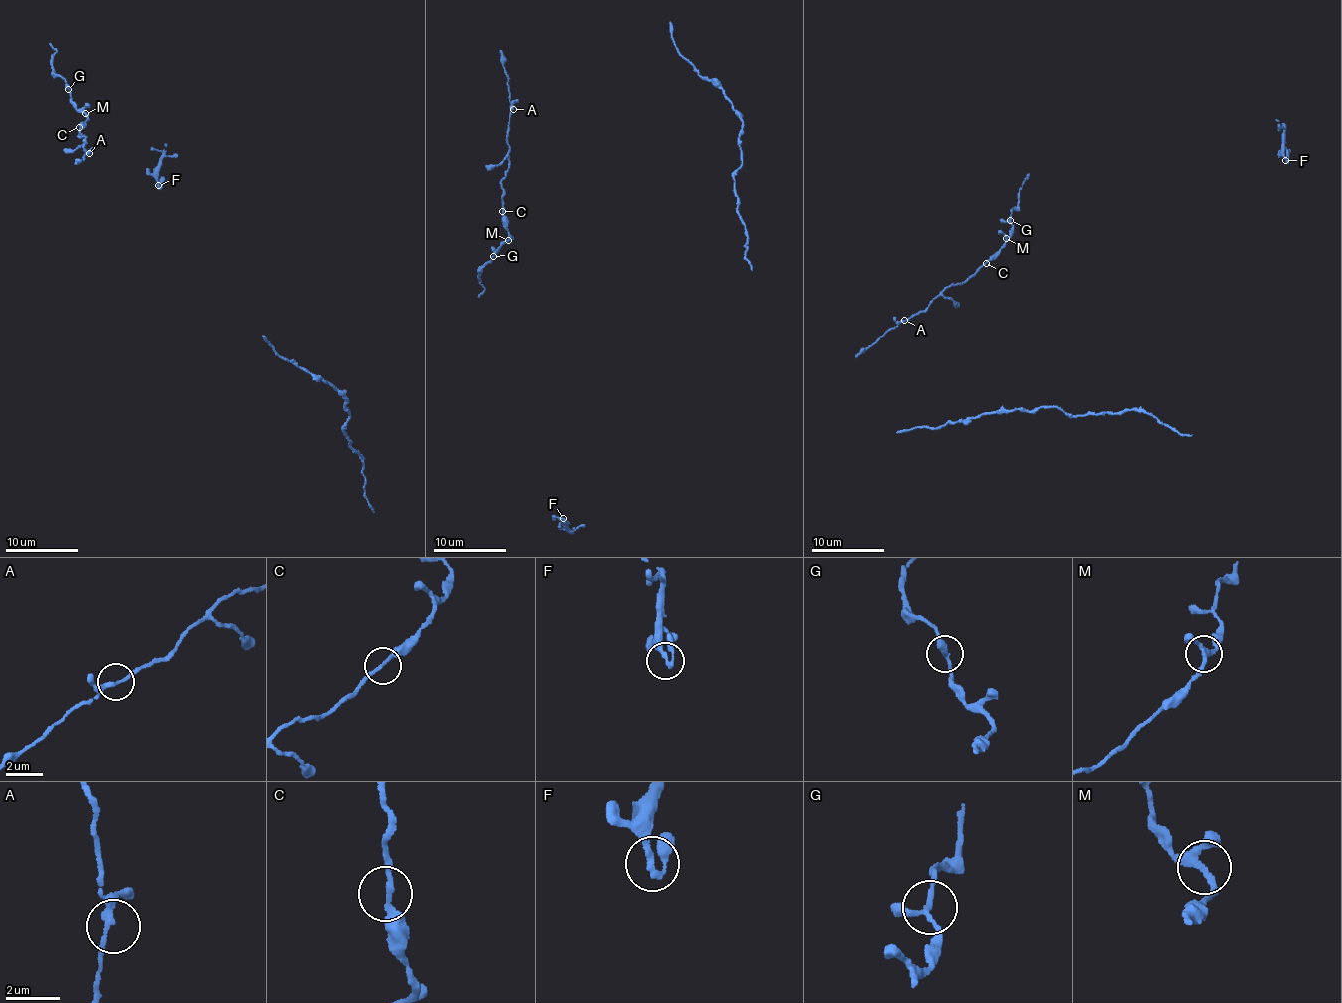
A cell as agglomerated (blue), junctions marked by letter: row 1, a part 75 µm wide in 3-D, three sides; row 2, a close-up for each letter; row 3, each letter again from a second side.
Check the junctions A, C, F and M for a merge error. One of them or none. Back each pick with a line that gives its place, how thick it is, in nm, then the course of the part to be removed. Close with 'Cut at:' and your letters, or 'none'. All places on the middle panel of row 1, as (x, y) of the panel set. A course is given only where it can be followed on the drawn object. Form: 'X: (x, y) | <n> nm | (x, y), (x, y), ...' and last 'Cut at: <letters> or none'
Cut at: none

